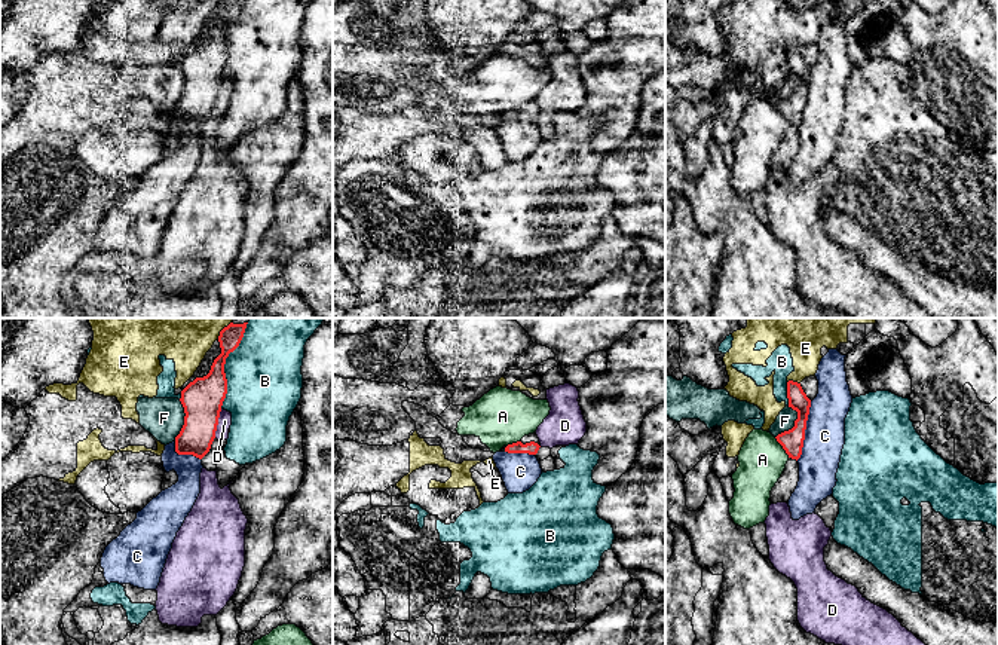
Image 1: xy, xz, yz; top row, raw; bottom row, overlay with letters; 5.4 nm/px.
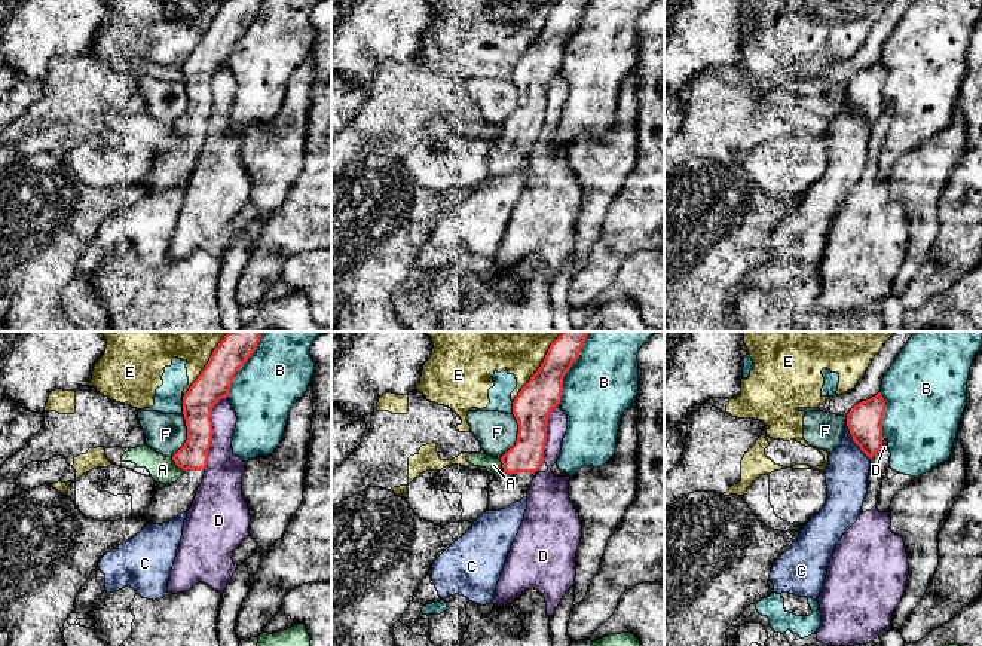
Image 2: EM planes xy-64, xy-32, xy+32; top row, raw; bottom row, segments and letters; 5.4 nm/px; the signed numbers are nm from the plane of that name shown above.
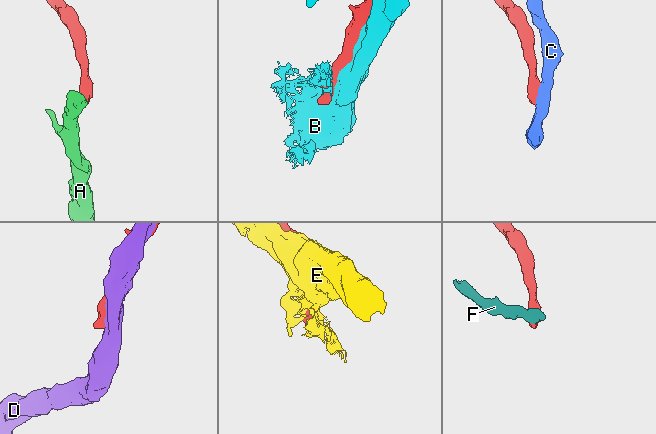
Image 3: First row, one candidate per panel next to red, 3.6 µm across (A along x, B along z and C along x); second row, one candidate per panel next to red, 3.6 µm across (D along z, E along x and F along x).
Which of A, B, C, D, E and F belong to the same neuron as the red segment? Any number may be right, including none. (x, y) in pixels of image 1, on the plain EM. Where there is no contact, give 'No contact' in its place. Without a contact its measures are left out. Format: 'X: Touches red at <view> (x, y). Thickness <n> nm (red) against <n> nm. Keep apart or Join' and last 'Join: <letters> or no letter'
A: Touches red at yz (783, 115). Thickness 120 nm (red) against 260 nm. Keep apart
B: Touches red at xy (223, 37). Thickness 220 nm (red) against 400 nm. Keep apart
C: Touches red at yz (804, 98). Thickness 120 nm (red) against 220 nm. Keep apart
D: Touches red at xy (217, 91). Thickness 220 nm (red) against 80 nm. Keep apart
E: Touches red at yz (792, 48). Thickness 110 nm (red) against 170 nm. Keep apart
F: Touches red at yz (795, 92). Thickness 120 nm (red) against 100 nm. Keep apart
Join: no letter

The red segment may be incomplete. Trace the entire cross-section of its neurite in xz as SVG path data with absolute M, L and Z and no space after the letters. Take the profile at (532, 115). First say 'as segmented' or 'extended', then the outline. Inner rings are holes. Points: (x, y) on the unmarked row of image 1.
extended; M536 100L524 103L520 108L503 113L499 119L536 122L541 114Z

